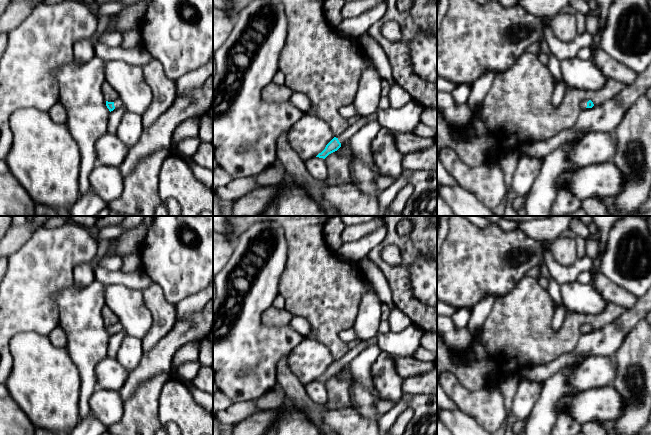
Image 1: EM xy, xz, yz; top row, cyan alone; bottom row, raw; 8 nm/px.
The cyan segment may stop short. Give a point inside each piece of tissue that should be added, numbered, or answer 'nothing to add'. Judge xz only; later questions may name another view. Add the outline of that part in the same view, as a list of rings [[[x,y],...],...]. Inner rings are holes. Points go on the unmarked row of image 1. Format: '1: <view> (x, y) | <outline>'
1: xz (352, 353) | [[[376,336],[369,340],[361,341],[357,347],[349,349],[346,355],[338,361],[339,366],[344,367],[348,365],[363,349],[372,344],[377,344]]]

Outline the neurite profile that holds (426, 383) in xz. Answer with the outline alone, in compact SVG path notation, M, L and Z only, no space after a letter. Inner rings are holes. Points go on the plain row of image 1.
M437 363L432 371L403 379L402 391L411 395L437 395Z

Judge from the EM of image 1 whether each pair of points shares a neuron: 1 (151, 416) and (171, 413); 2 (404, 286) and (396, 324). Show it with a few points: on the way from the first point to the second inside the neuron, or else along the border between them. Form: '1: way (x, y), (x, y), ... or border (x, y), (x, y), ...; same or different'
1: border (161, 392), (159, 397), (159, 424); different
2: border (396, 307), (412, 322); different

